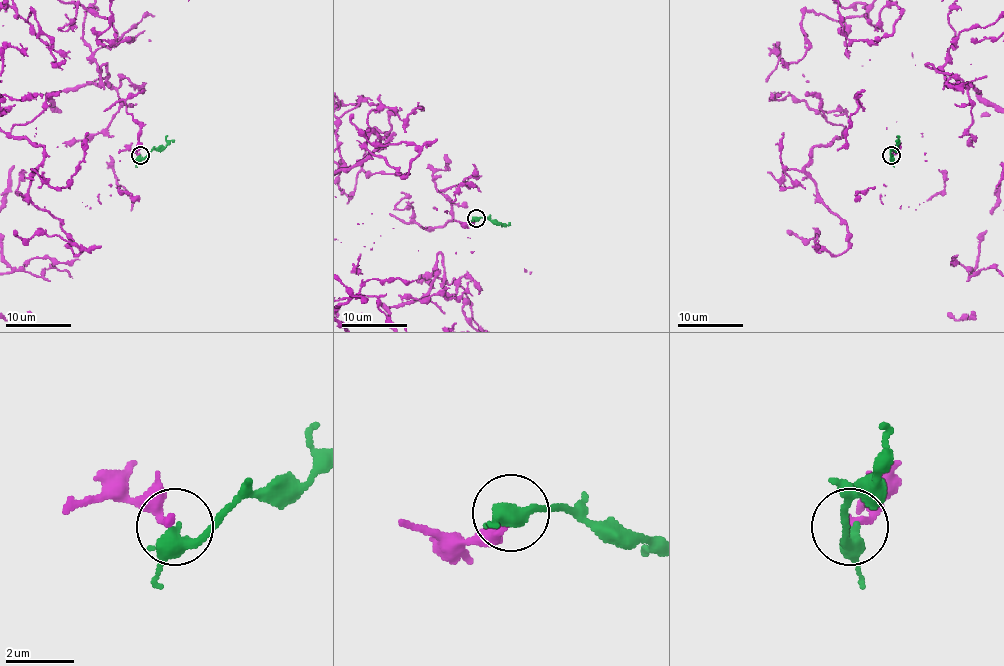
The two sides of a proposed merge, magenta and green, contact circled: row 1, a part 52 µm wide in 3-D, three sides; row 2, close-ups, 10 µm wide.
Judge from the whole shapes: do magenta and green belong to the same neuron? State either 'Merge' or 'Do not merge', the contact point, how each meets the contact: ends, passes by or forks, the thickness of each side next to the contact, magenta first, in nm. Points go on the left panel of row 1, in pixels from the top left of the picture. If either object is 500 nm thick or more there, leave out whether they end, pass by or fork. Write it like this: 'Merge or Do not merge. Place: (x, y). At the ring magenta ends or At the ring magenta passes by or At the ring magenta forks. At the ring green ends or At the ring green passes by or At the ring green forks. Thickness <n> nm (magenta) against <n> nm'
Do not merge. Place: (140, 155). At the ring magenta ends. At the ring green passes by. Thickness 260 nm (magenta) against 400 nm

